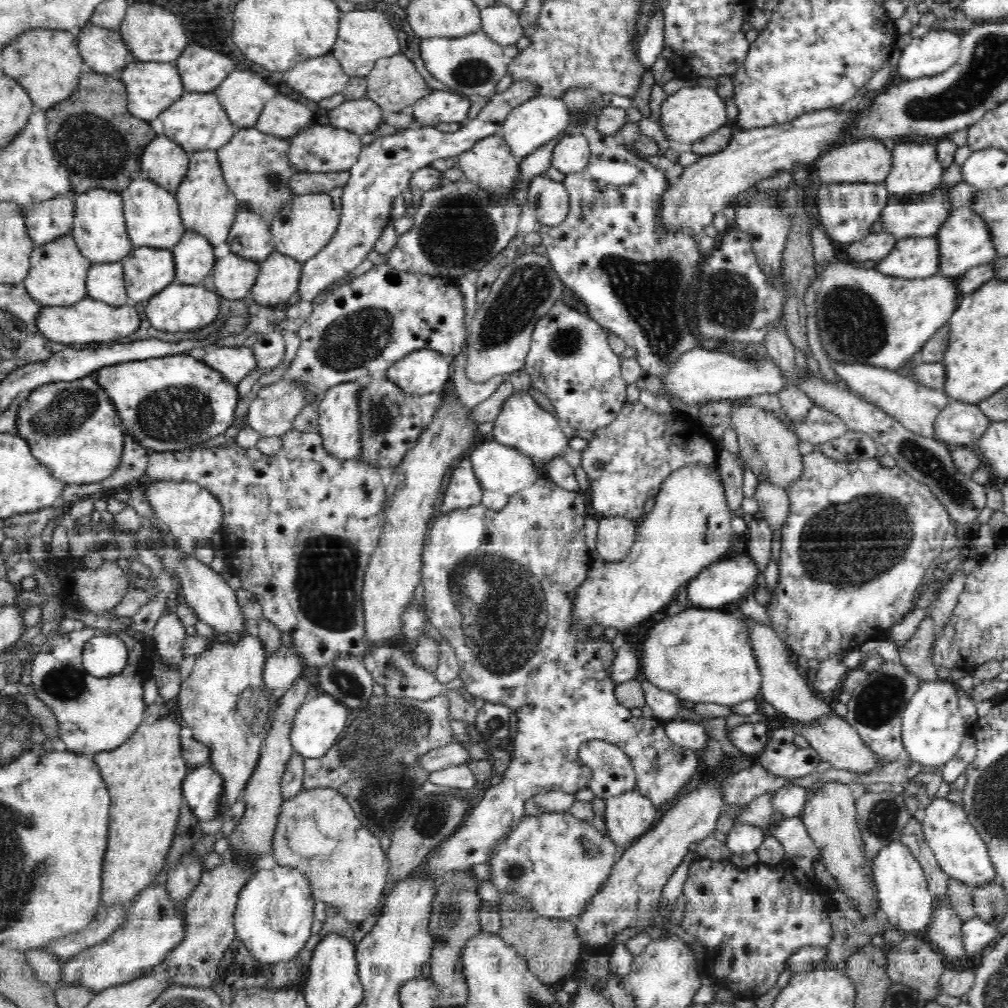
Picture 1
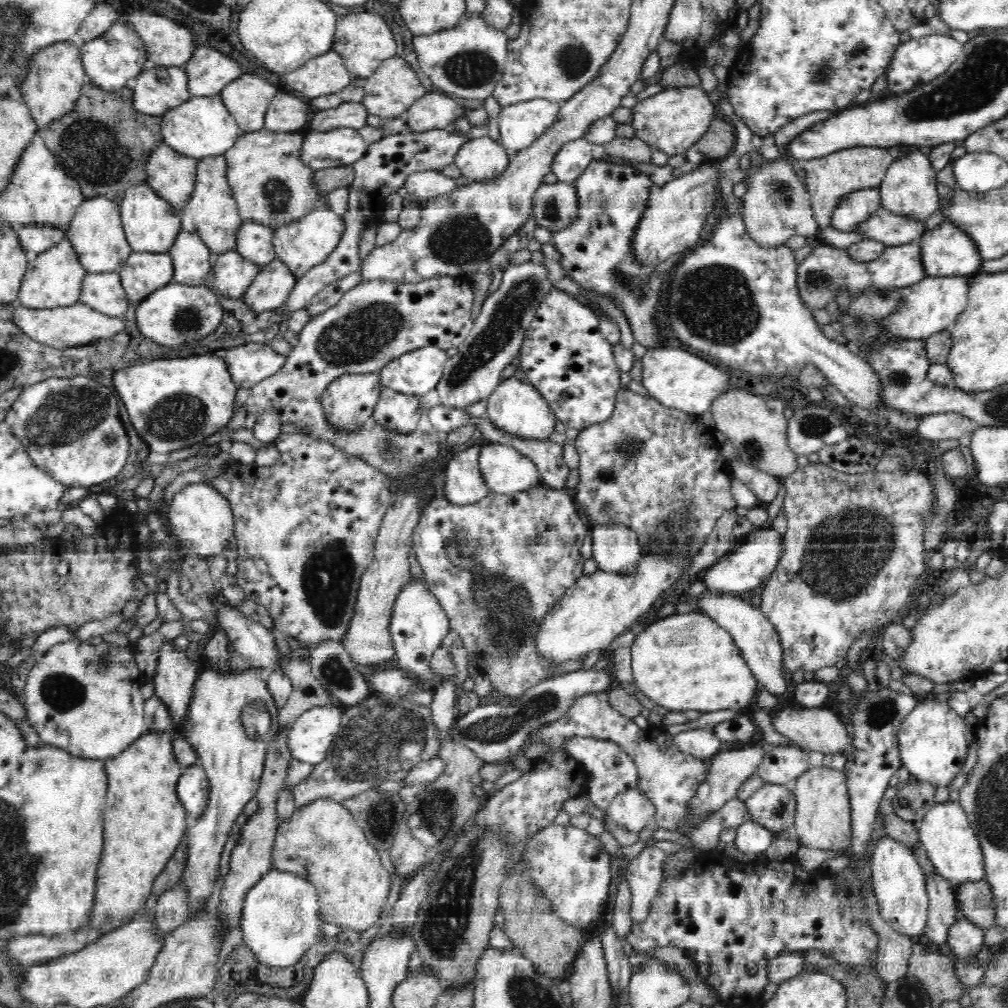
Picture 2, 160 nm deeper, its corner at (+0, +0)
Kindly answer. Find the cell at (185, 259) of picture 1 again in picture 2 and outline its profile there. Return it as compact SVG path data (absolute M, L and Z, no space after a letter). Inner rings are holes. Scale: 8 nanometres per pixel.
M182 229L167 252L173 260L173 282L189 286L205 285L205 276L213 269L208 261L212 251L196 233Z

